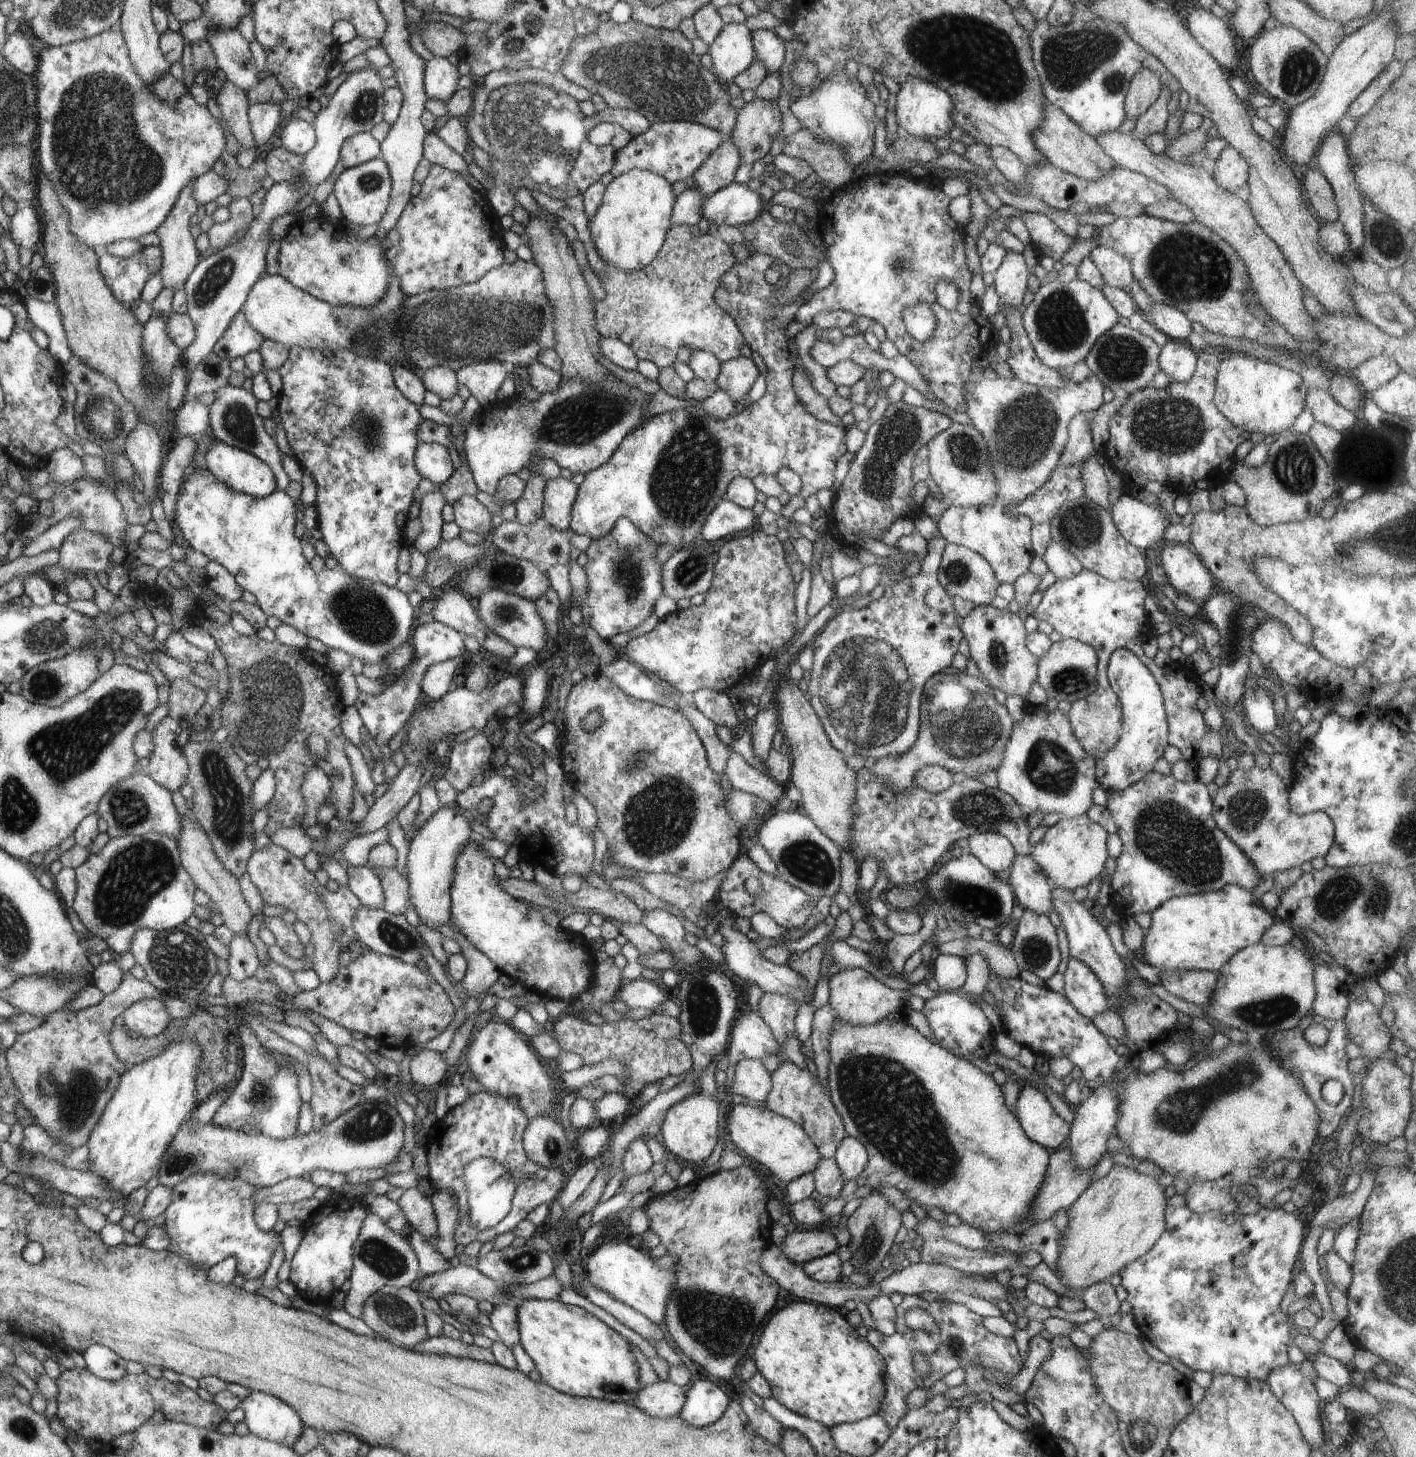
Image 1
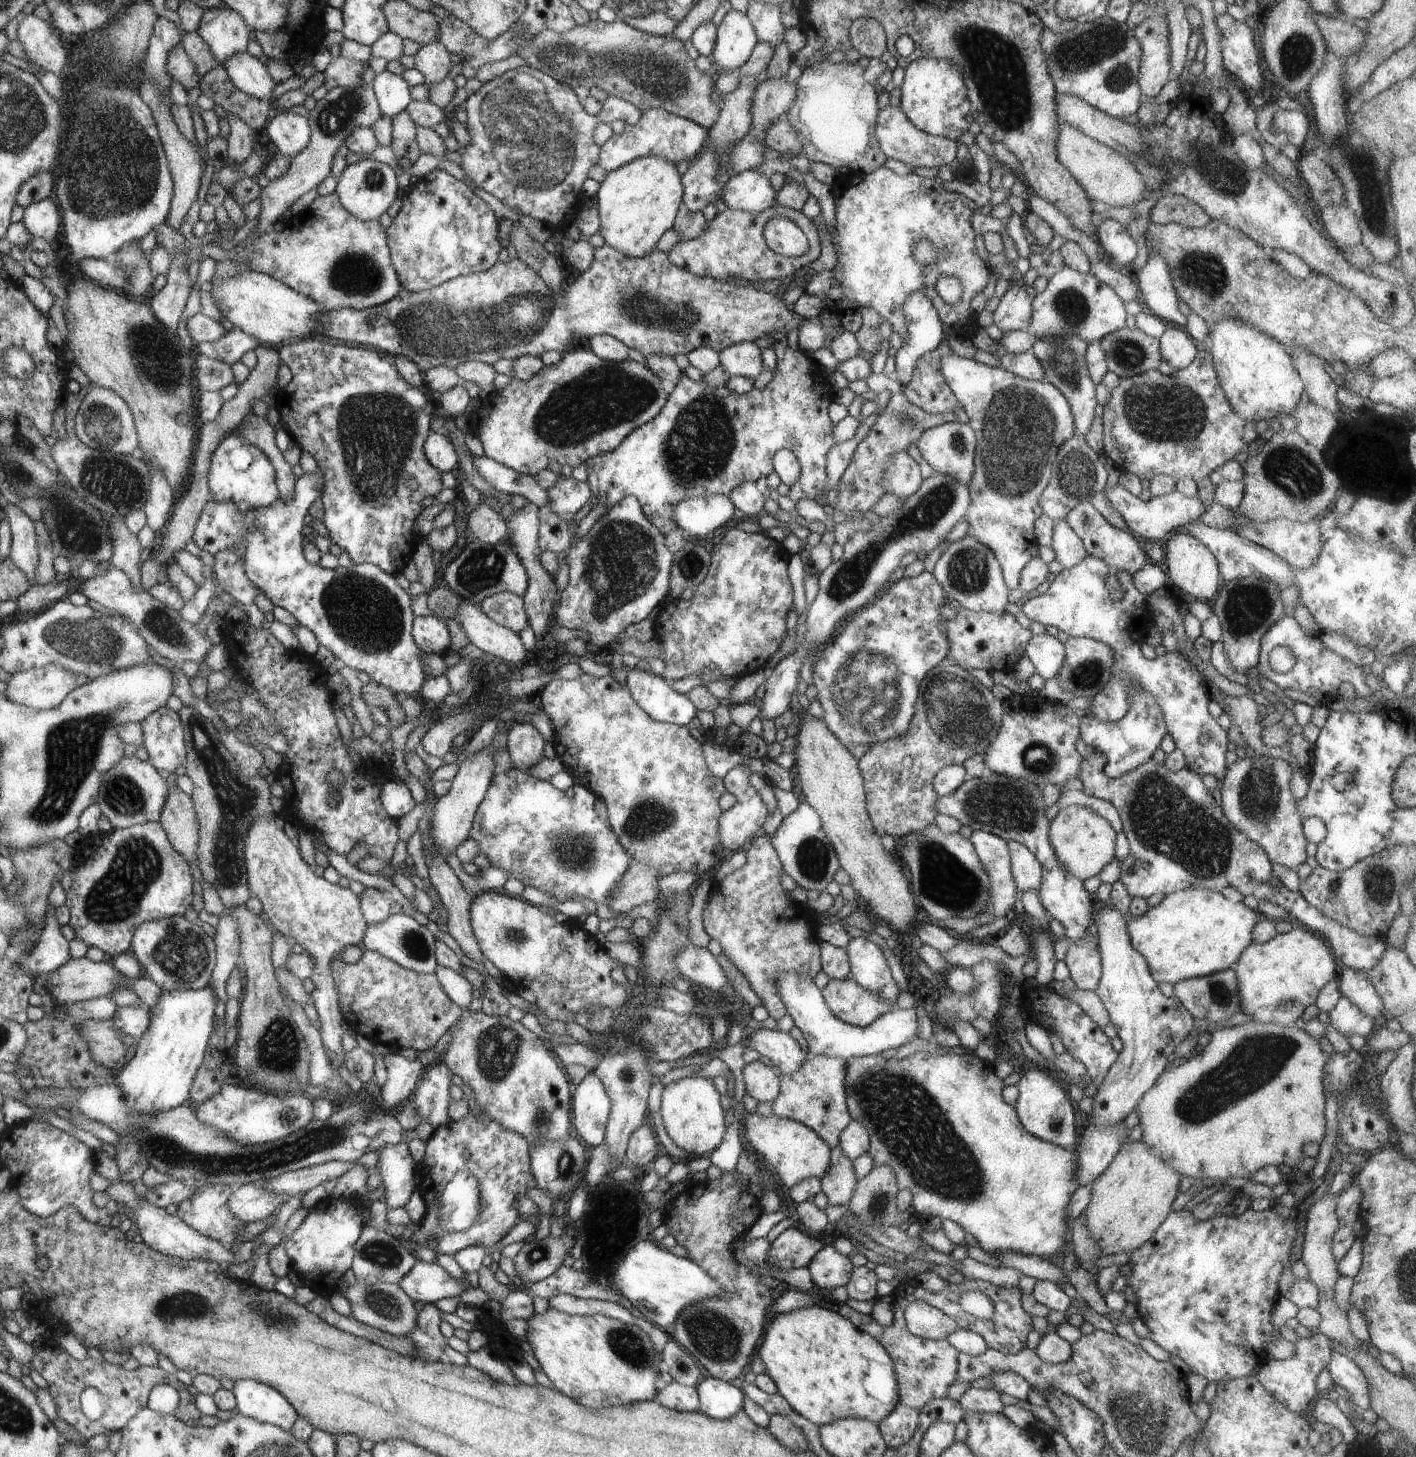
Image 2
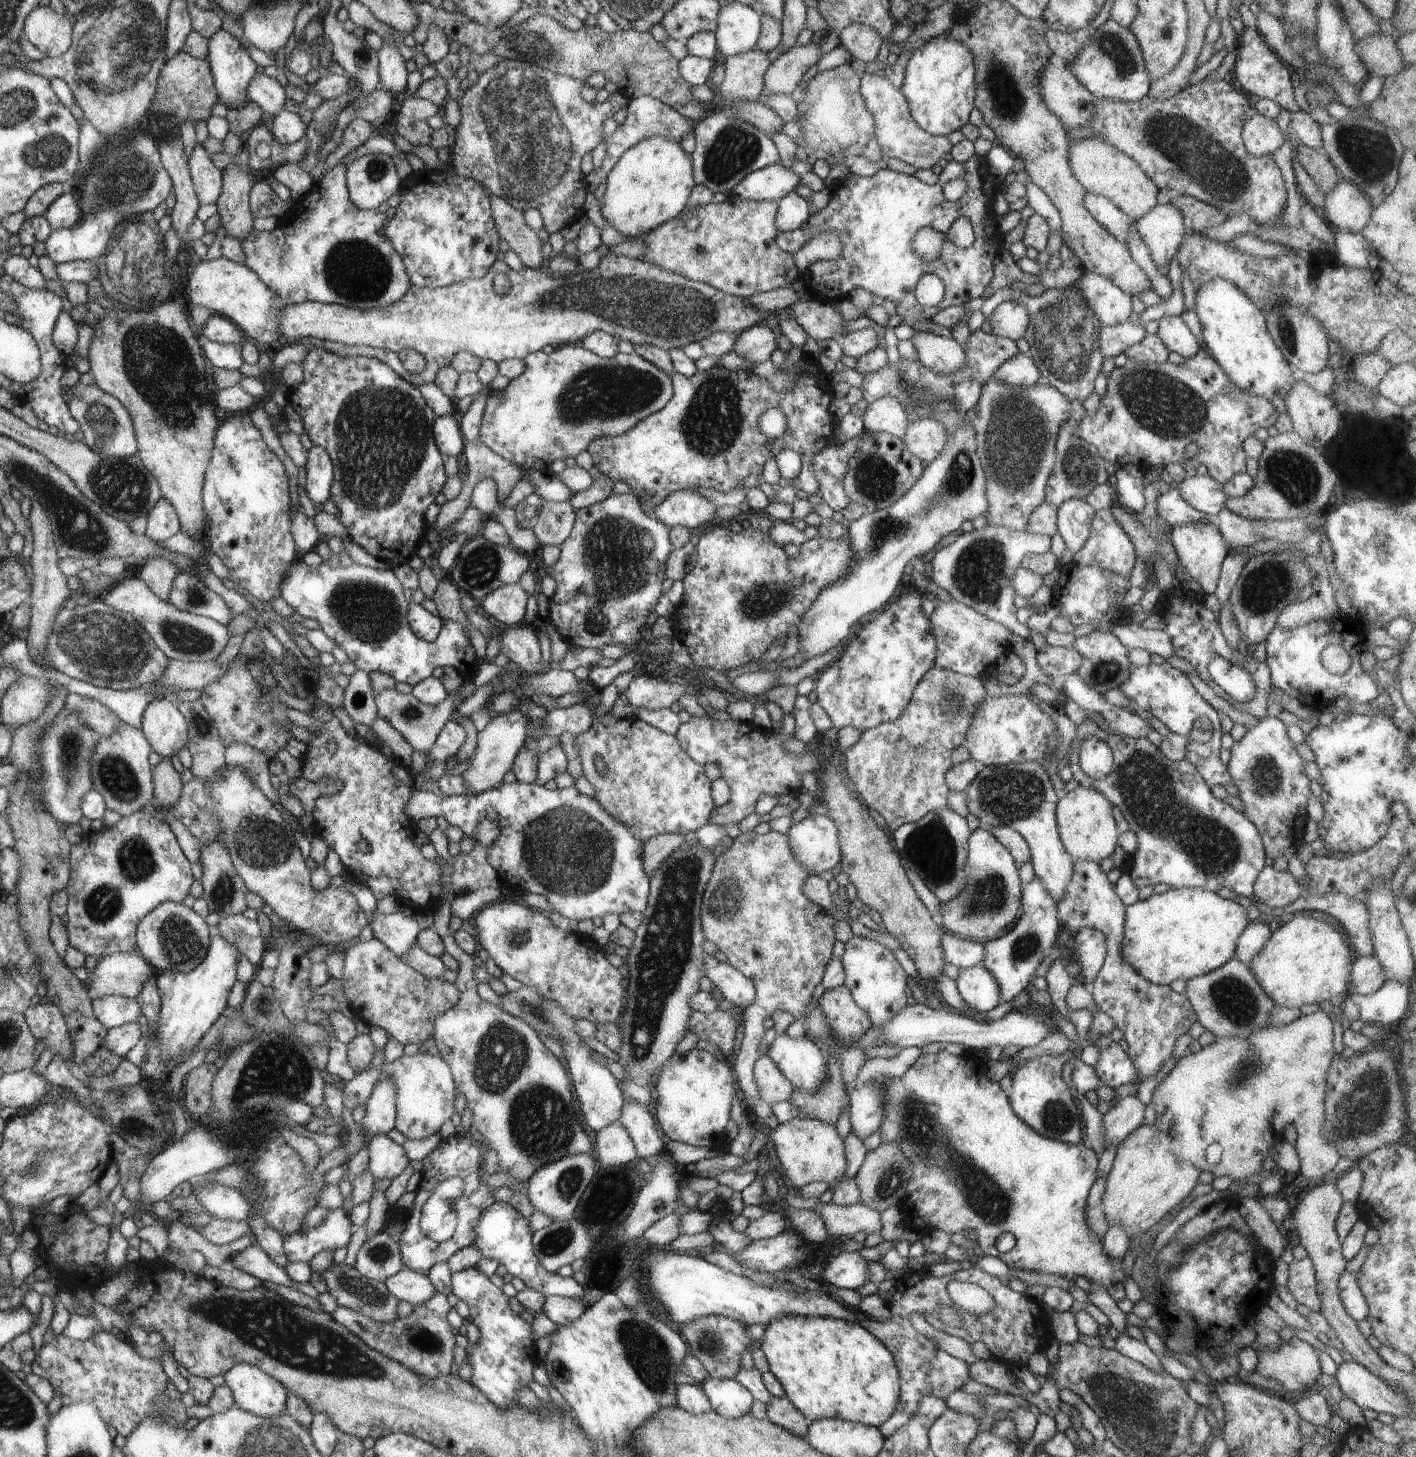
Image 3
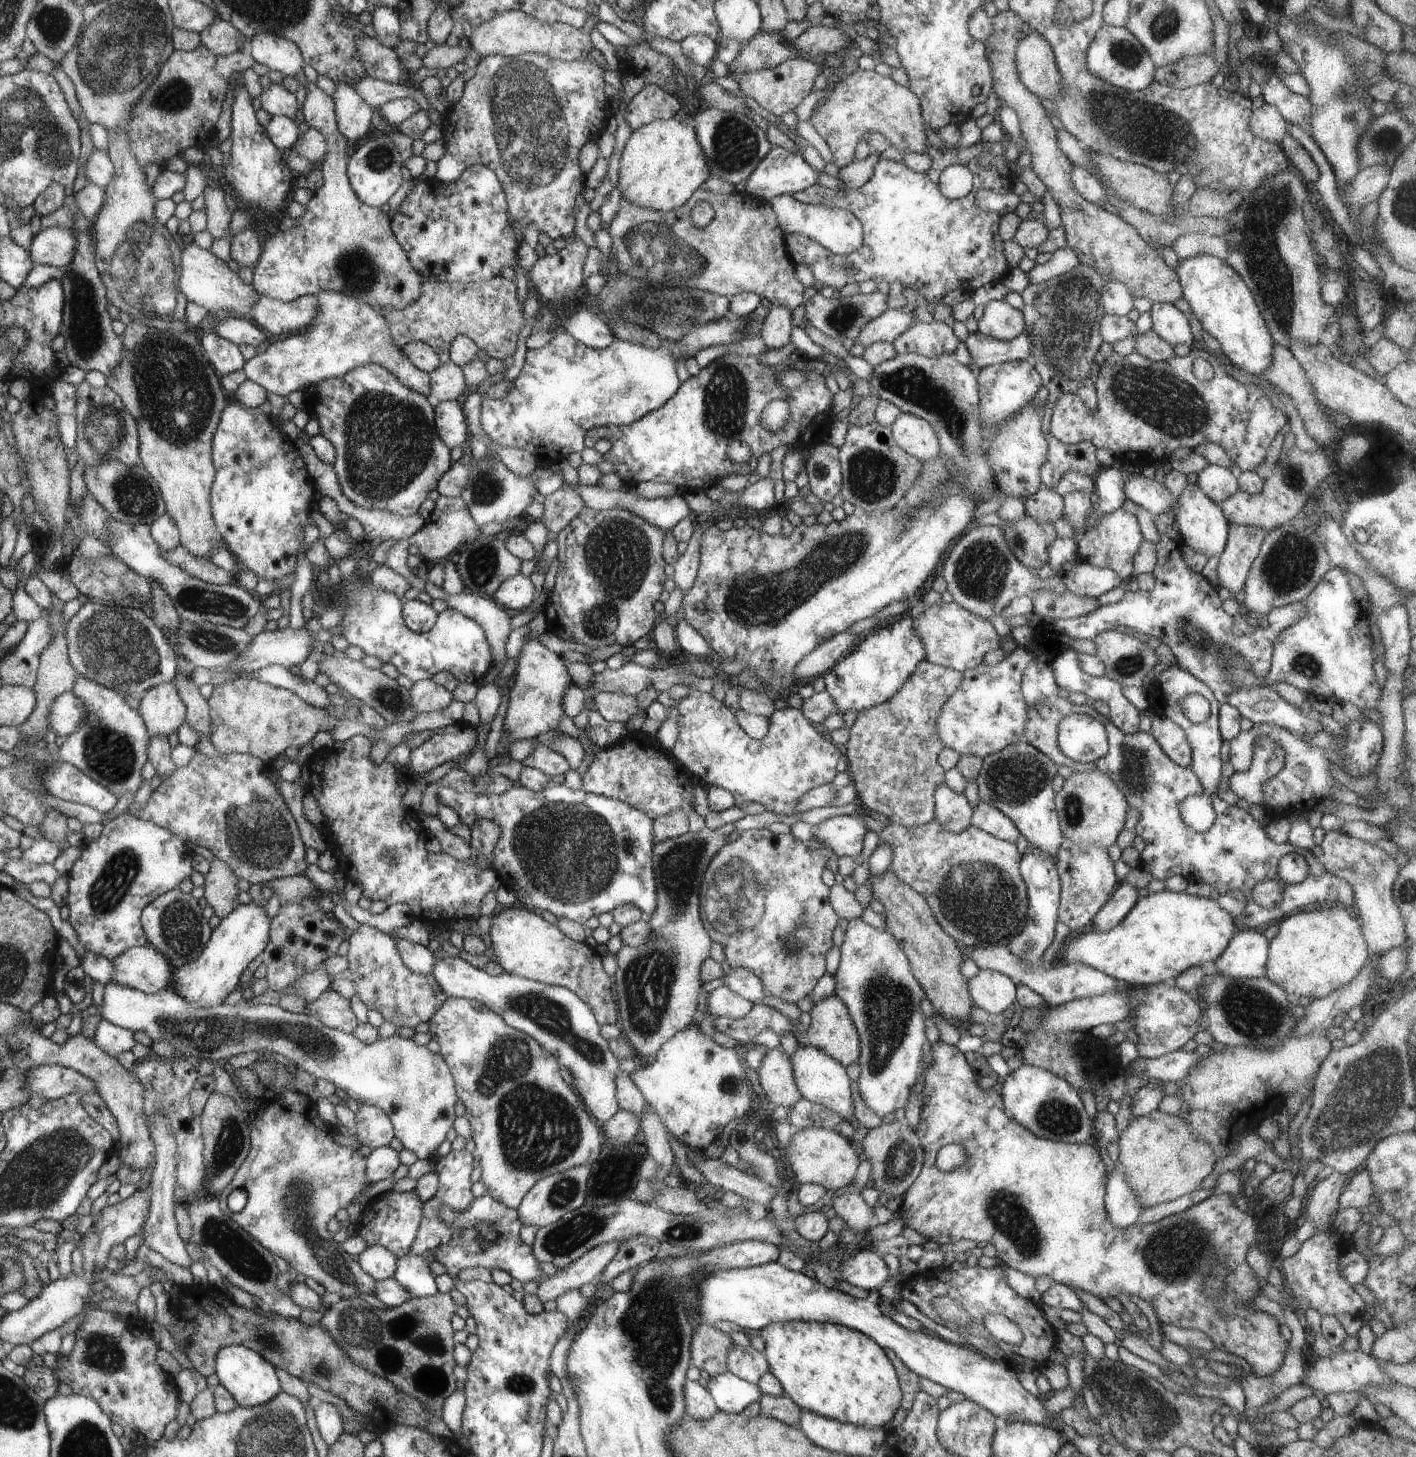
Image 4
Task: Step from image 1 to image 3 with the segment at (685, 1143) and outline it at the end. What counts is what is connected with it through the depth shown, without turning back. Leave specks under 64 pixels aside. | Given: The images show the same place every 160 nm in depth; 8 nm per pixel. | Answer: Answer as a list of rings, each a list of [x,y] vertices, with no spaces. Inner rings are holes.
[[[694,1047],[680,1060],[671,1058],[662,1068],[653,1087],[654,1104],[651,1111],[667,1140],[695,1147],[725,1146],[728,1139],[724,1127],[730,1120],[730,1109],[737,1090],[740,1088],[732,1061]]]

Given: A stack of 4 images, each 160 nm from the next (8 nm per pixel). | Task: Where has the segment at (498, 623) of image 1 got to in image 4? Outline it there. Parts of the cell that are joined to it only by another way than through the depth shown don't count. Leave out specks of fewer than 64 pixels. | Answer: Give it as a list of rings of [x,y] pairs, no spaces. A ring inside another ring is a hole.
[[[522,574],[506,579],[496,592],[493,592],[492,599],[501,604],[512,614],[520,613],[534,602],[536,588],[530,577]]]

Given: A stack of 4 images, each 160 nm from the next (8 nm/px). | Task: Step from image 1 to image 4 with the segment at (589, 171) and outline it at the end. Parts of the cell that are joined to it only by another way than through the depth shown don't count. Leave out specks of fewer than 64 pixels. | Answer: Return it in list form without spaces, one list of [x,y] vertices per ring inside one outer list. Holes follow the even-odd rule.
[[[538,53],[483,58],[476,67],[474,77],[465,82],[459,101],[450,108],[443,107],[444,119],[440,127],[446,151],[438,161],[434,178],[450,184],[474,165],[493,169],[508,197],[509,216],[521,231],[535,224],[540,232],[548,234],[553,240],[566,239],[574,232],[574,204],[578,192],[584,188],[584,174],[579,165],[580,149],[586,142],[600,136],[606,118],[612,114],[608,98],[602,90],[603,72],[597,63],[588,58],[573,63]]]

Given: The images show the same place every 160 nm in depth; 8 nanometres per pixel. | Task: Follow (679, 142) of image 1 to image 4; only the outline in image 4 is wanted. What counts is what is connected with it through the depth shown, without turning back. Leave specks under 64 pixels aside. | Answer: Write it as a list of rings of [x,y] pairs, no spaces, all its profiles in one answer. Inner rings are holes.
[[[646,85],[634,96],[624,114],[628,126],[635,131],[654,119],[672,119],[682,108],[678,96],[665,93],[654,85]]]

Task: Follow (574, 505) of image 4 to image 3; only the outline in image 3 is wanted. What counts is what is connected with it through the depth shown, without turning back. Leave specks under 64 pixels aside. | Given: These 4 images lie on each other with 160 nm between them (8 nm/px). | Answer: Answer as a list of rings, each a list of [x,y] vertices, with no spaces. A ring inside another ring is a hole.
[[[570,500],[543,501],[532,529],[542,546],[560,546],[570,536],[576,515],[577,511]]]

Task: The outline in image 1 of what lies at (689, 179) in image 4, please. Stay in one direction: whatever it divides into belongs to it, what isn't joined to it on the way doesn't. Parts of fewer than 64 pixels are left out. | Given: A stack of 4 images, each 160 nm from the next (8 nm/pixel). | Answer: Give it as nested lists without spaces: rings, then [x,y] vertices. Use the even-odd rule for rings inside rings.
[[[640,168],[612,178],[598,212],[589,218],[594,248],[604,262],[608,260],[622,270],[634,271],[649,266],[656,259],[672,225],[676,200],[672,188],[666,178]]]

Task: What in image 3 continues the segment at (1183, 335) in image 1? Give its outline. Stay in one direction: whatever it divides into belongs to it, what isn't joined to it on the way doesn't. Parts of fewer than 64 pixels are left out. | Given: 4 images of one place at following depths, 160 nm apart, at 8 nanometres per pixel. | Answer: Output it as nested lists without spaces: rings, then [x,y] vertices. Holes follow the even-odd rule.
[[[1156,205],[1134,222],[1138,236],[1150,251],[1157,269],[1164,268],[1177,256],[1185,237],[1182,213],[1174,205]]]

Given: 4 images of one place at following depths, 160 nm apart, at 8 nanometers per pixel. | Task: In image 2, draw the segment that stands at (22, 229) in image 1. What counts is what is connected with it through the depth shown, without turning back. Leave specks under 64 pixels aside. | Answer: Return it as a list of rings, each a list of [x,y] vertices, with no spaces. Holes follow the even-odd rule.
[[[44,199],[30,203],[23,213],[24,228],[33,236],[33,238],[44,238],[52,241],[58,232],[62,231],[62,217],[59,211],[56,199]]]

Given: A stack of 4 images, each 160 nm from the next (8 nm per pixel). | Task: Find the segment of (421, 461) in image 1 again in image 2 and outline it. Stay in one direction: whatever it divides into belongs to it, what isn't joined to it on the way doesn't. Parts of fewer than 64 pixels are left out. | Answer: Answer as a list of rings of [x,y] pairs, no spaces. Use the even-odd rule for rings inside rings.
[[[431,432],[426,439],[424,451],[426,460],[429,460],[429,463],[441,473],[455,472],[458,468],[460,456],[451,440],[444,435]]]

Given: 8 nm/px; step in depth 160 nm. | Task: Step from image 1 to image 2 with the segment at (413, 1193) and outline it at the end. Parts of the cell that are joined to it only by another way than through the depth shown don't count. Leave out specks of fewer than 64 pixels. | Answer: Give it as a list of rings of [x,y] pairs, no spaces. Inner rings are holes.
[[[395,1143],[382,1147],[378,1152],[378,1172],[386,1187],[382,1200],[390,1209],[404,1207],[416,1190],[413,1179],[416,1164],[410,1156],[409,1146],[407,1143]]]

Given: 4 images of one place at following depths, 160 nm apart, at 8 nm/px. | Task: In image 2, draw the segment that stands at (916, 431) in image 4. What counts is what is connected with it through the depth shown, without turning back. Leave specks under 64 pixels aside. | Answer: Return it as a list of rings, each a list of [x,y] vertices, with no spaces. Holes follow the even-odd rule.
[[[942,423],[937,427],[925,430],[916,445],[924,460],[936,473],[949,476],[962,486],[968,487],[969,490],[975,469],[976,443],[975,432],[968,423]]]

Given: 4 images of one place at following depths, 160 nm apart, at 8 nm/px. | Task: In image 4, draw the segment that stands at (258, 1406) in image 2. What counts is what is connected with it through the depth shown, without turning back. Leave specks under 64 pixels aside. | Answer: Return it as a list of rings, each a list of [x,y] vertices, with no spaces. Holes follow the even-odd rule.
[[[230,1345],[224,1347],[217,1356],[217,1366],[215,1374],[228,1392],[234,1397],[240,1408],[258,1407],[269,1403],[280,1392],[282,1384],[277,1369],[253,1349],[240,1345]]]

